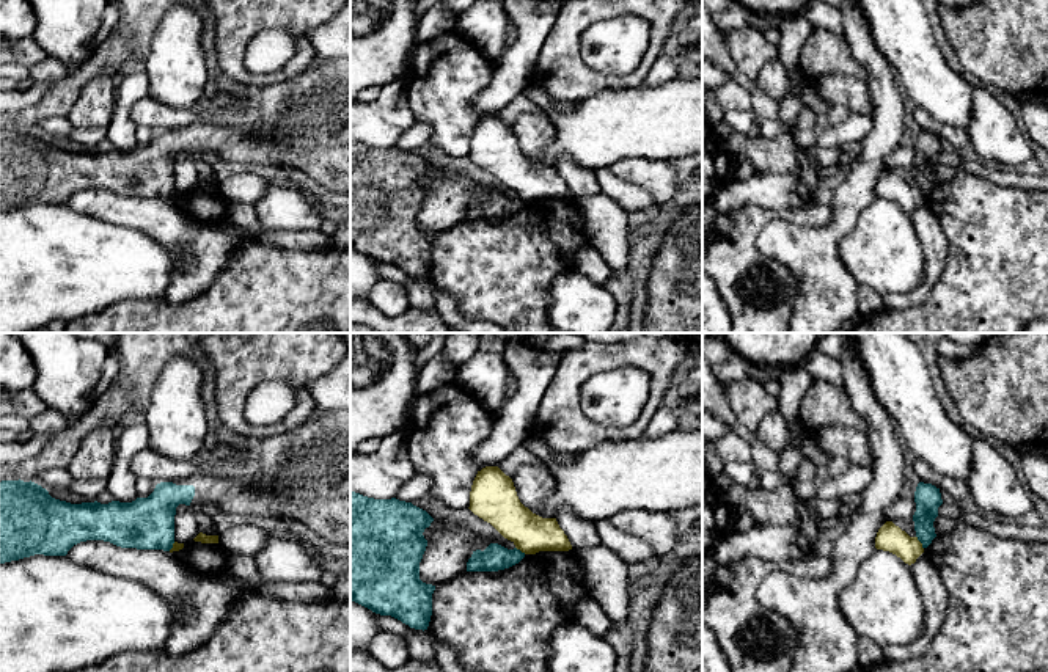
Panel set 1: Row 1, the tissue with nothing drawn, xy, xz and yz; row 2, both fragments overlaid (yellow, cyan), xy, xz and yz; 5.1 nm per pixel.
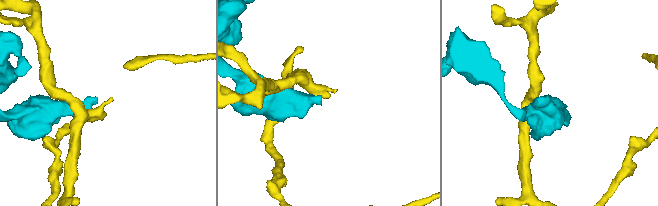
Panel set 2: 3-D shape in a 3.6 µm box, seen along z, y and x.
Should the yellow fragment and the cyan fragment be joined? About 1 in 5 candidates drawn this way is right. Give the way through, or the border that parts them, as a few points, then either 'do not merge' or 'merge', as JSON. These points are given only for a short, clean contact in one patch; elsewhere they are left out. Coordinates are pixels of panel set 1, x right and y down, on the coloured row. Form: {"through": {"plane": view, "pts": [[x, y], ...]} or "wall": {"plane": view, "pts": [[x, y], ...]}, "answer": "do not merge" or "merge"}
{"wall": {"plane": "yz", "pts": [[916, 536], [923, 548]]}, "answer": "do not merge"}

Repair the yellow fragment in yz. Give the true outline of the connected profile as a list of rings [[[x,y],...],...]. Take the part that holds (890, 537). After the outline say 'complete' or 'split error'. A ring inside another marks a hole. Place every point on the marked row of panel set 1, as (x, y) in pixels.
[[[886,521],[877,532],[875,548],[889,551],[911,565],[924,553],[922,543],[918,537],[910,537],[905,531],[892,521]]]; complete

